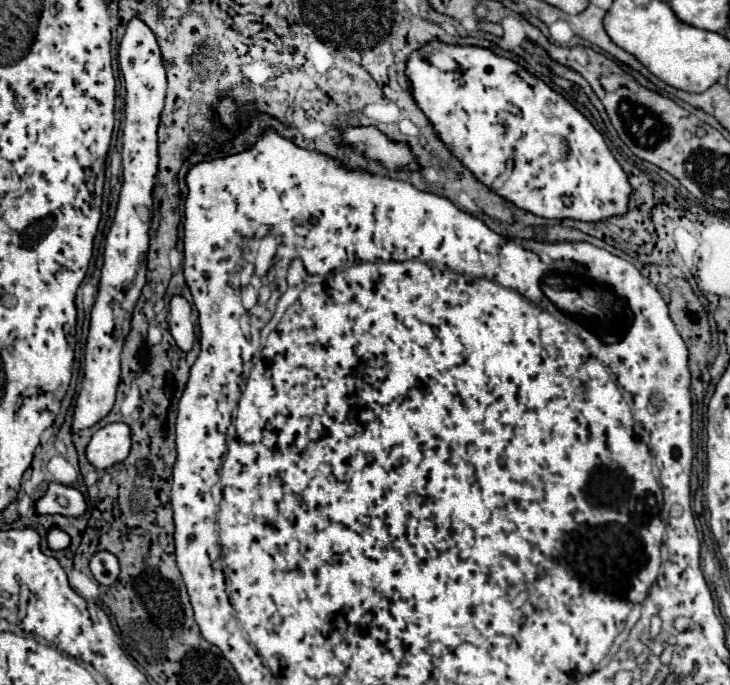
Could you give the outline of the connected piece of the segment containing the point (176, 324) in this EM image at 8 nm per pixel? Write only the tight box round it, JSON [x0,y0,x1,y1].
[169,296,195,352]

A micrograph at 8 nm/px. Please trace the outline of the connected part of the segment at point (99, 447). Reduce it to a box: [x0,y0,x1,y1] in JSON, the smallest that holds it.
[87,422,131,470]

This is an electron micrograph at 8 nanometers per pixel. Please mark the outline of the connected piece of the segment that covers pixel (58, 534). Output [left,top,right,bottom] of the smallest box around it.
[47,528,71,550]

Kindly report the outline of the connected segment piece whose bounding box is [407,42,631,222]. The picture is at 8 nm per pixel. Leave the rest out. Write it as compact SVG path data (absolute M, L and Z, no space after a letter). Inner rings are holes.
M431 42L429 48L421 48L409 56L407 76L413 84L415 102L425 112L425 116L433 120L433 126L437 128L441 140L451 148L451 152L485 186L489 186L493 192L513 202L521 210L533 212L543 218L573 218L587 222L597 222L627 212L631 186L627 174L605 146L603 136L563 96L553 92L547 84L523 70L519 64L495 56L493 52L483 48ZM427 50L449 54L463 70L441 72L425 58L423 52Z

